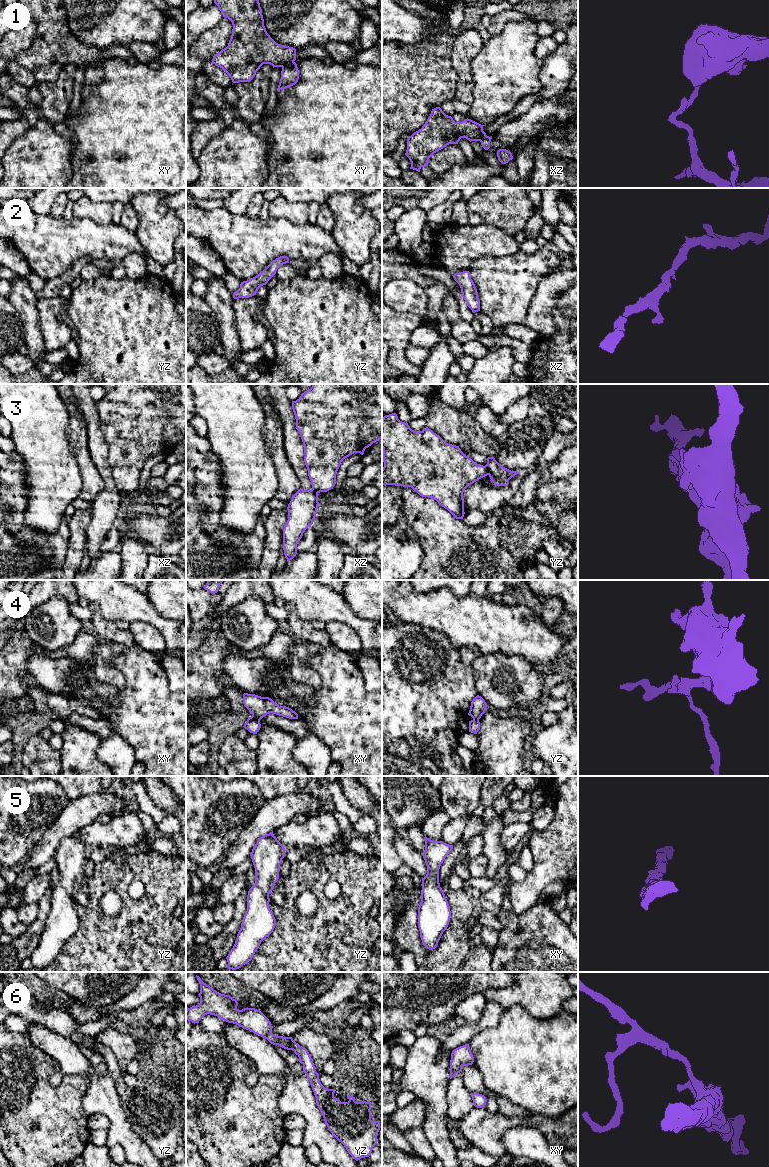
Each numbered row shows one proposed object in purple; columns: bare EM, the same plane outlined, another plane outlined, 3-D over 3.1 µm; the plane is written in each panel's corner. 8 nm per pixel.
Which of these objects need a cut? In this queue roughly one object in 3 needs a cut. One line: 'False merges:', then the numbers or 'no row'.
False merges: 1, 3, 4

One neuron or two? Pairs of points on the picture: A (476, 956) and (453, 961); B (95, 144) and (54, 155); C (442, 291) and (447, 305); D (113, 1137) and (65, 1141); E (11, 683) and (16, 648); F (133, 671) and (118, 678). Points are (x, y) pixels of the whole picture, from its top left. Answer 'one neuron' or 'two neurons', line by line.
A: two neurons
B: two neurons
C: two neurons
D: two neurons
E: one neuron
F: two neurons

